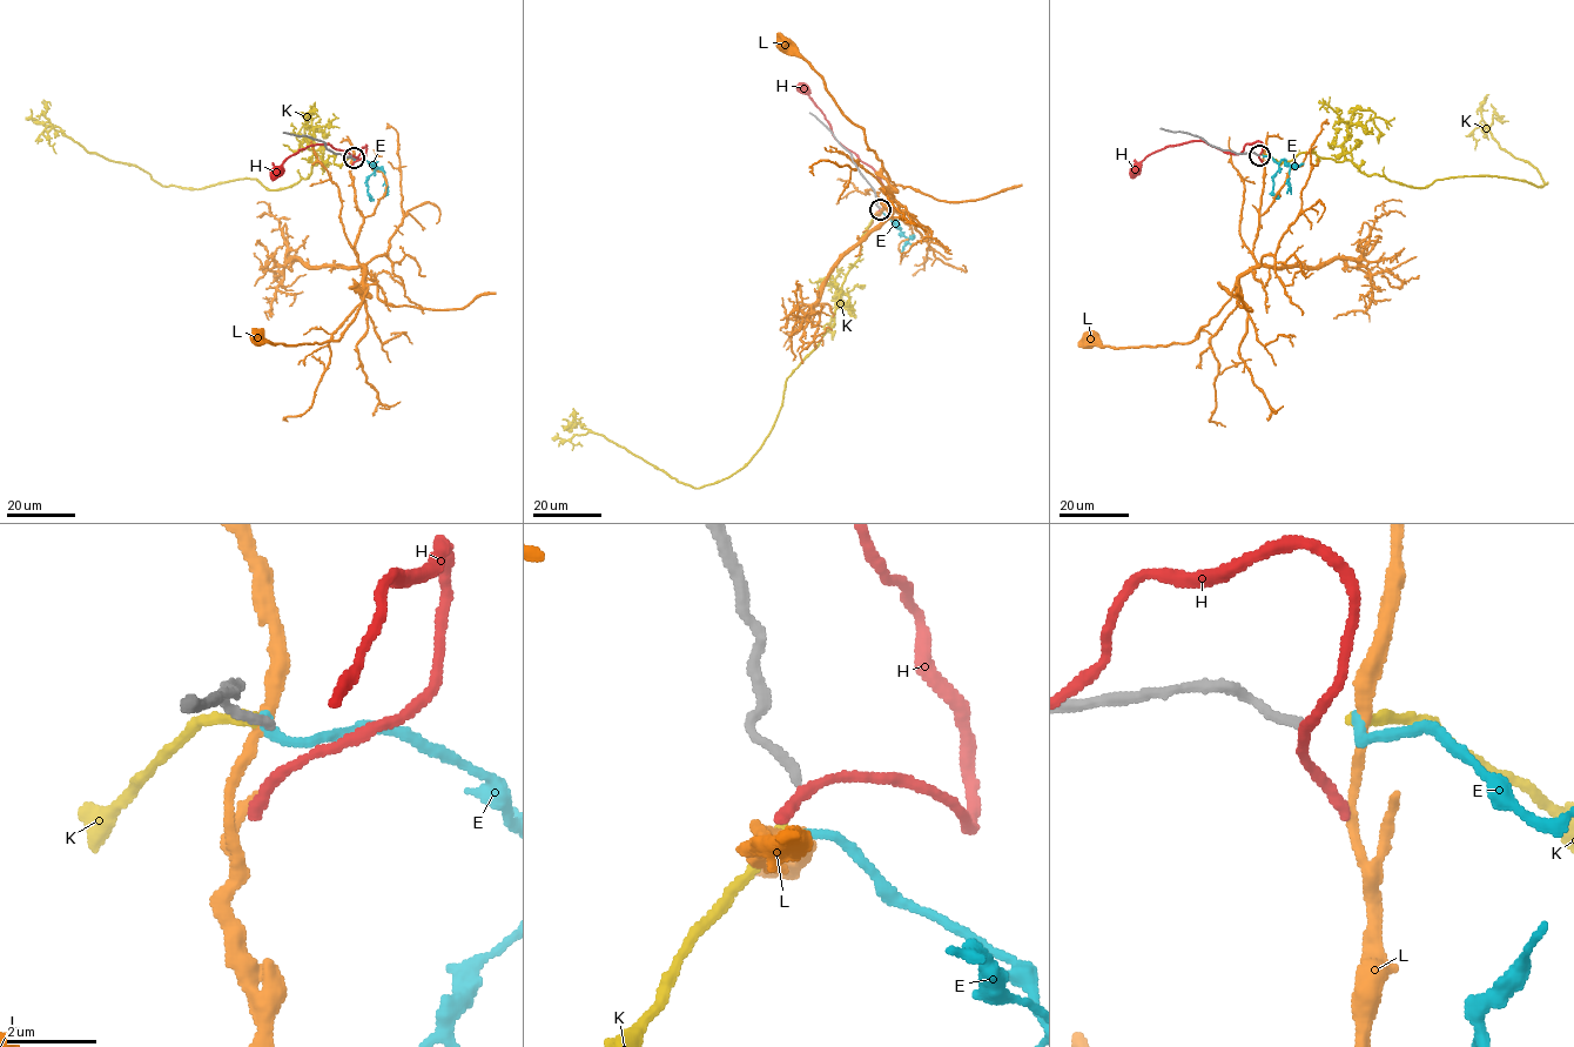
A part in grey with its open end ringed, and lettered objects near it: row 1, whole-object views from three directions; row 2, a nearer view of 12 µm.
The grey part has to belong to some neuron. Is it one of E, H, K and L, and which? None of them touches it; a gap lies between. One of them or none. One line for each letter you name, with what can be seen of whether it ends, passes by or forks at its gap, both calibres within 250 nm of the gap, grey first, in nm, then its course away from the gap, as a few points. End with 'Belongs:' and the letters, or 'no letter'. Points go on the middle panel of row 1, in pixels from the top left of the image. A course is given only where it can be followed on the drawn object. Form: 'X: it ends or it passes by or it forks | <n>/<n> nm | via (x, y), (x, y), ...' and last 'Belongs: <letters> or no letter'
K: it ends | 220/240 nm | via (879, 212), (842, 283), (834, 324), (786, 381), (761, 447), (726, 477), (692, 487), (577, 427)
Belongs: K

